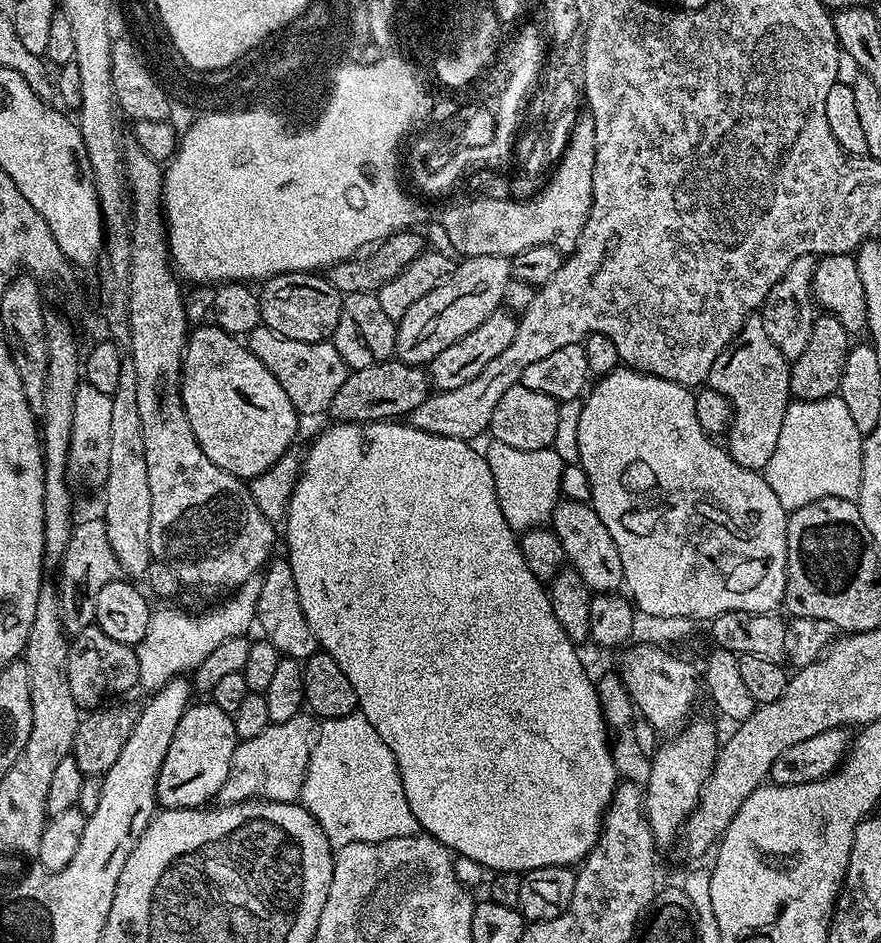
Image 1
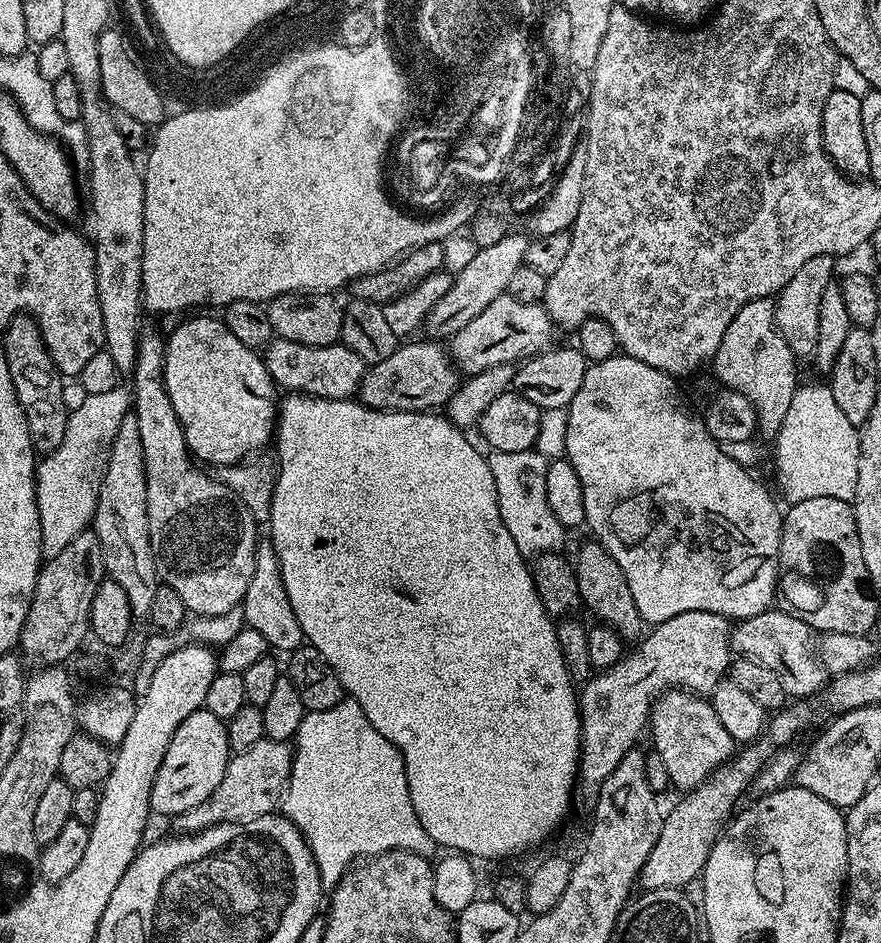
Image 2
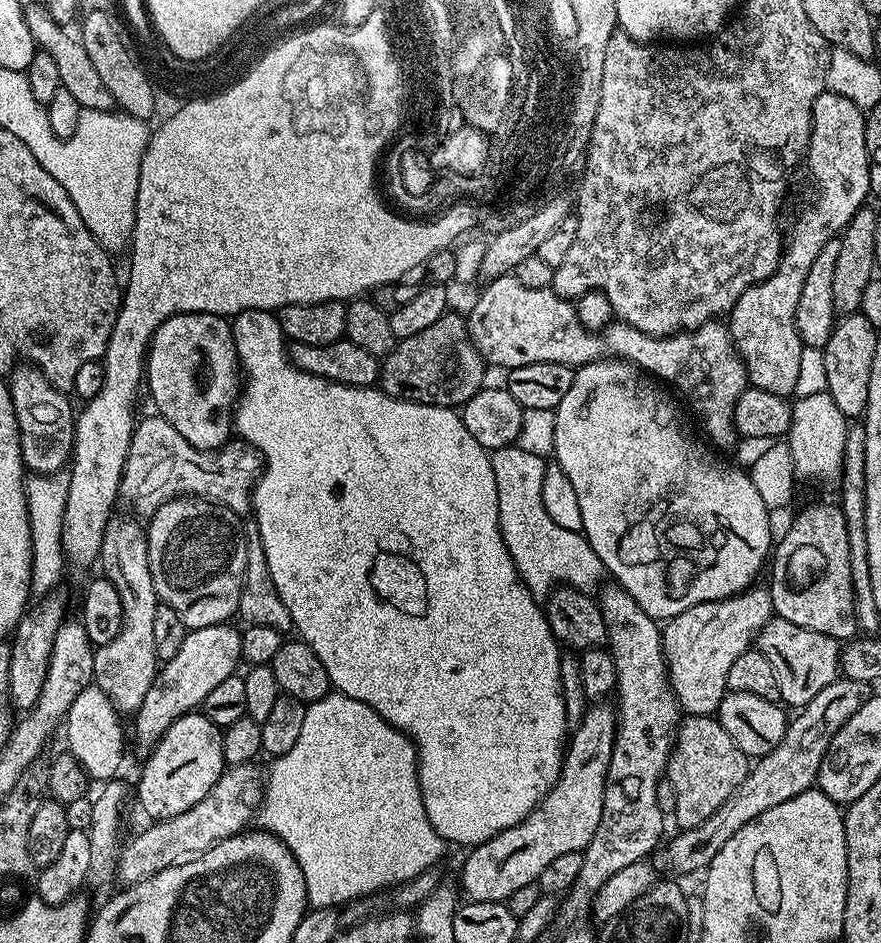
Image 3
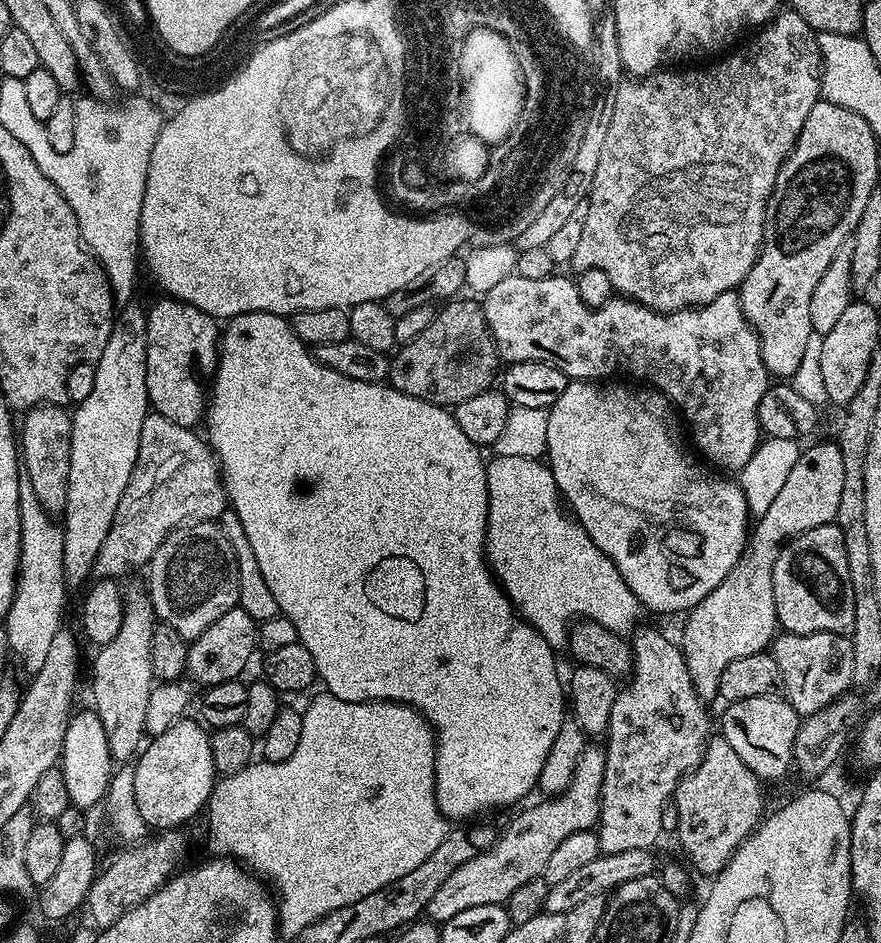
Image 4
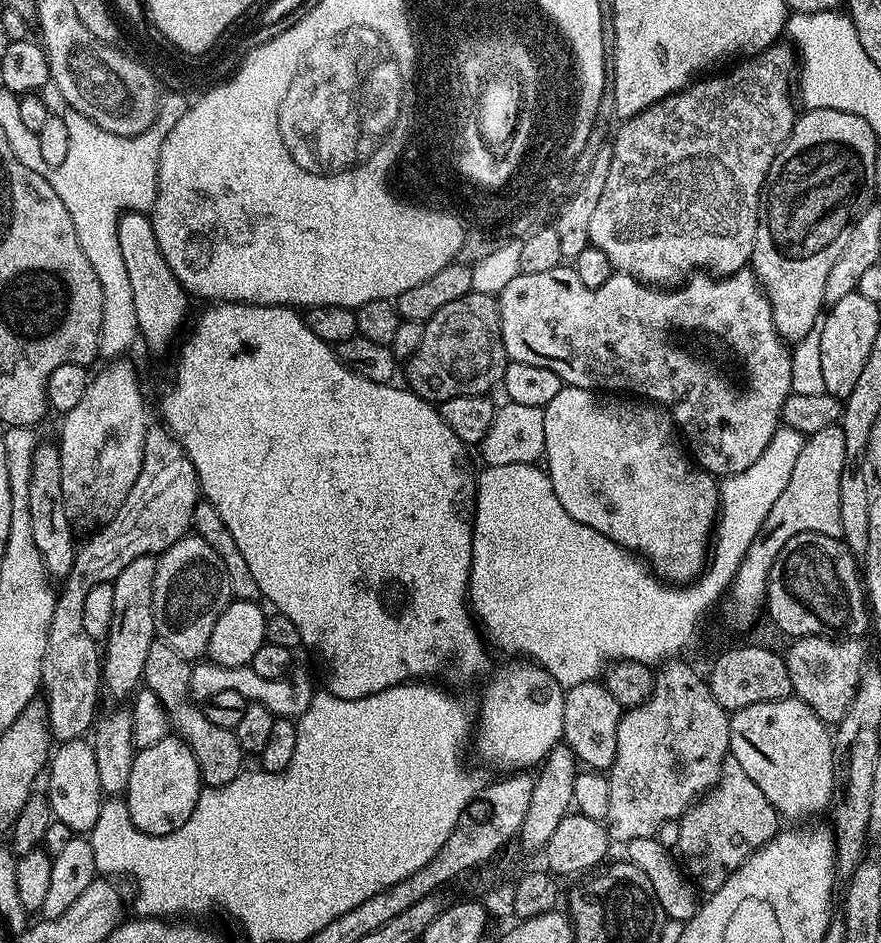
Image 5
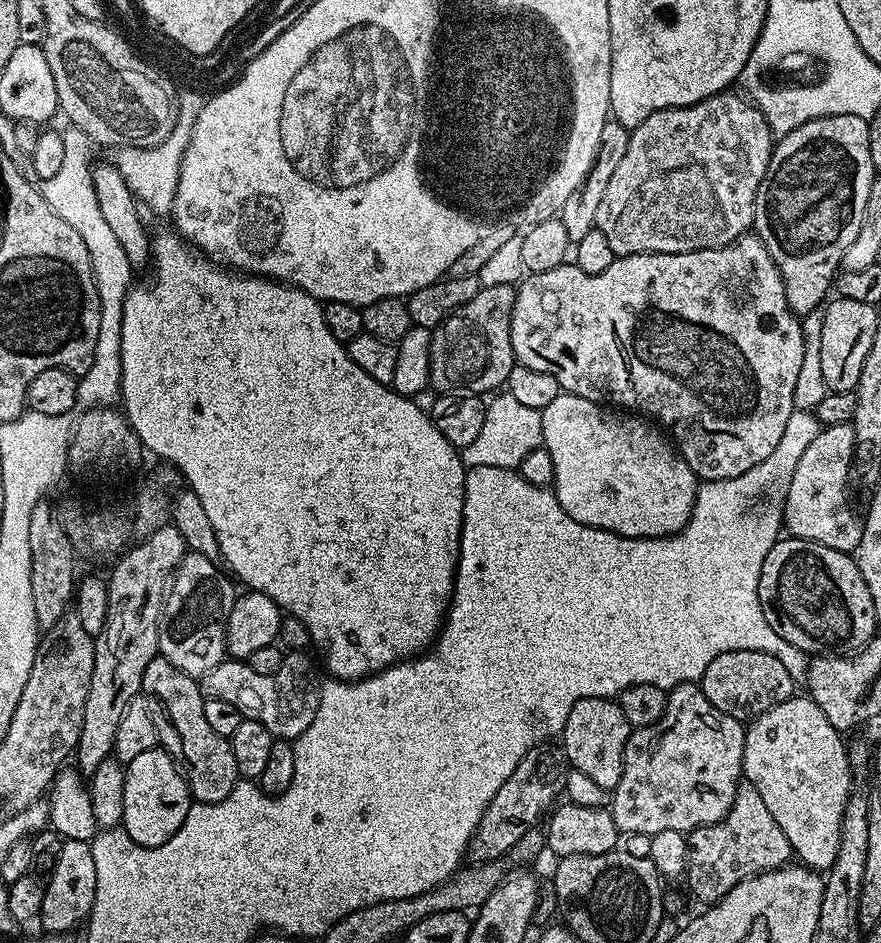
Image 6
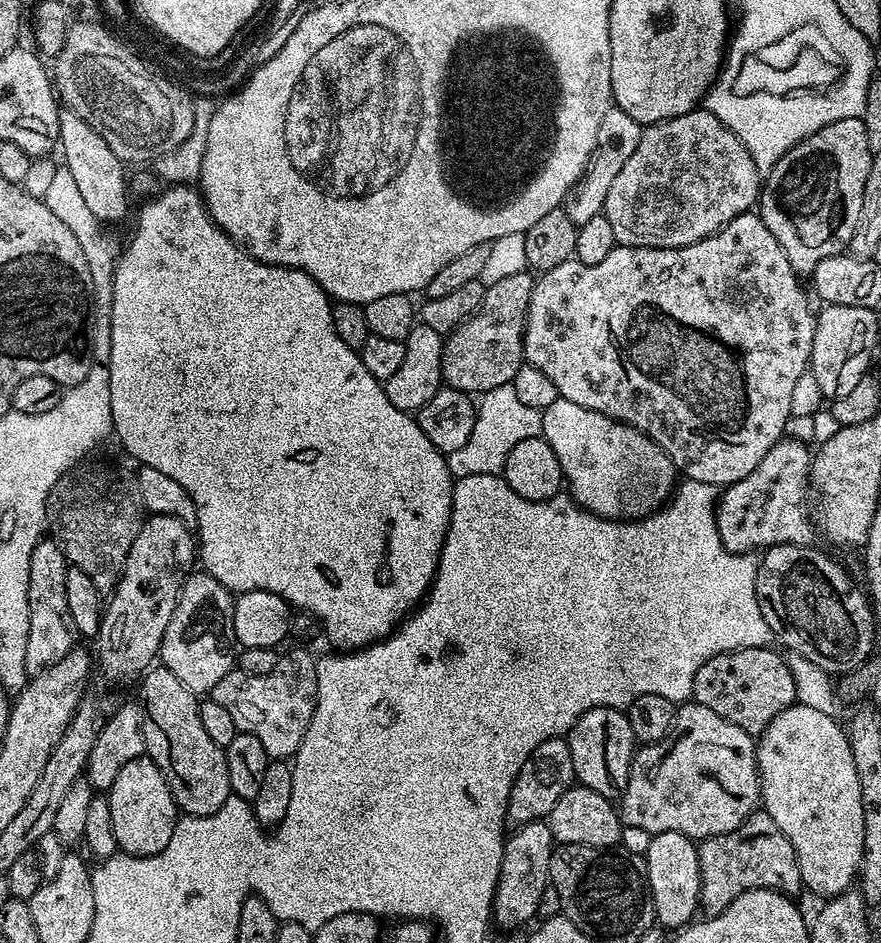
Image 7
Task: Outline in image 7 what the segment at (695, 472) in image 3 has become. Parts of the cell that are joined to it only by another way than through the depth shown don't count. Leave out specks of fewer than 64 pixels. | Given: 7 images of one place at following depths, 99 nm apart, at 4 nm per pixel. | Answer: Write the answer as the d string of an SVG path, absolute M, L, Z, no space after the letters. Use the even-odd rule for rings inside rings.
M569 400L550 402L550 406L542 409L540 417L544 427L542 437L557 455L566 488L572 491L571 499L586 511L607 520L638 520L657 511L677 487L676 465L672 463L666 450L662 450L662 446L654 443L645 432L640 432L606 414L586 410L586 406L578 406L578 402Z

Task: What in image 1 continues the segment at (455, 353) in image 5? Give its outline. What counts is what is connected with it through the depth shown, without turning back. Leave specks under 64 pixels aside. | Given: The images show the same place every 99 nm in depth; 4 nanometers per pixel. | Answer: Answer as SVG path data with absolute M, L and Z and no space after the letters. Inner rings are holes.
M393 358L386 364L375 364L366 370L349 371L342 390L334 394L330 409L333 421L341 424L366 424L369 422L388 422L393 418L407 417L430 395L430 376L427 371L403 364L400 358Z

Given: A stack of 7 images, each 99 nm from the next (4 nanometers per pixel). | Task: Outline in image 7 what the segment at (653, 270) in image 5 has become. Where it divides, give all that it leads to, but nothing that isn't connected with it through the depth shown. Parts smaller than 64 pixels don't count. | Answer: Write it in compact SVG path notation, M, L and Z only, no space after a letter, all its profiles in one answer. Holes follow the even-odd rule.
M693 110L678 118L663 120L661 124L647 125L641 131L640 141L634 146L634 154L630 154L630 158L626 158L626 166L622 166L622 170L618 170L618 178L614 178L610 190L606 190L606 202L602 214L606 218L606 222L610 222L610 230L614 232L617 245L626 248L681 248L690 246L707 236L712 236L713 233L719 232L724 225L729 224L735 216L749 211L759 201L761 187L761 173L756 171L754 158L750 154L750 150L746 150L744 143L714 114L710 114L707 110Z

